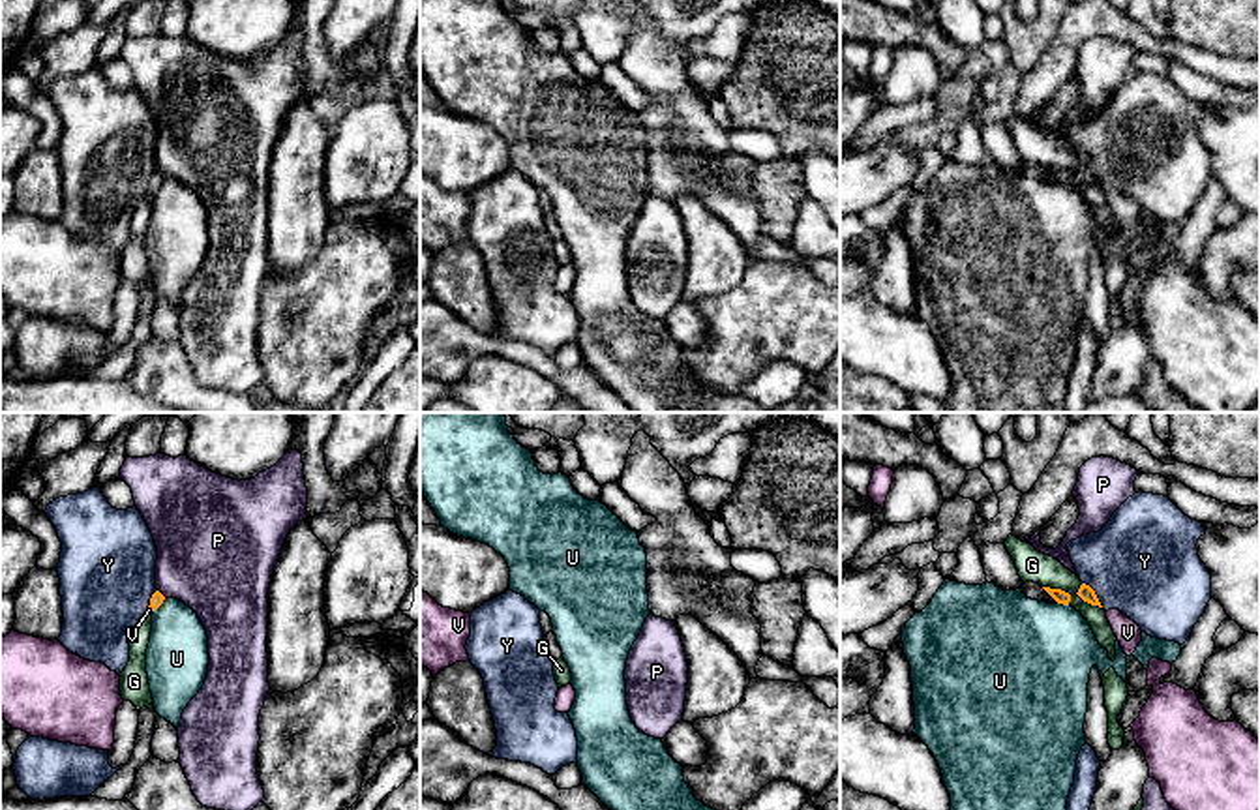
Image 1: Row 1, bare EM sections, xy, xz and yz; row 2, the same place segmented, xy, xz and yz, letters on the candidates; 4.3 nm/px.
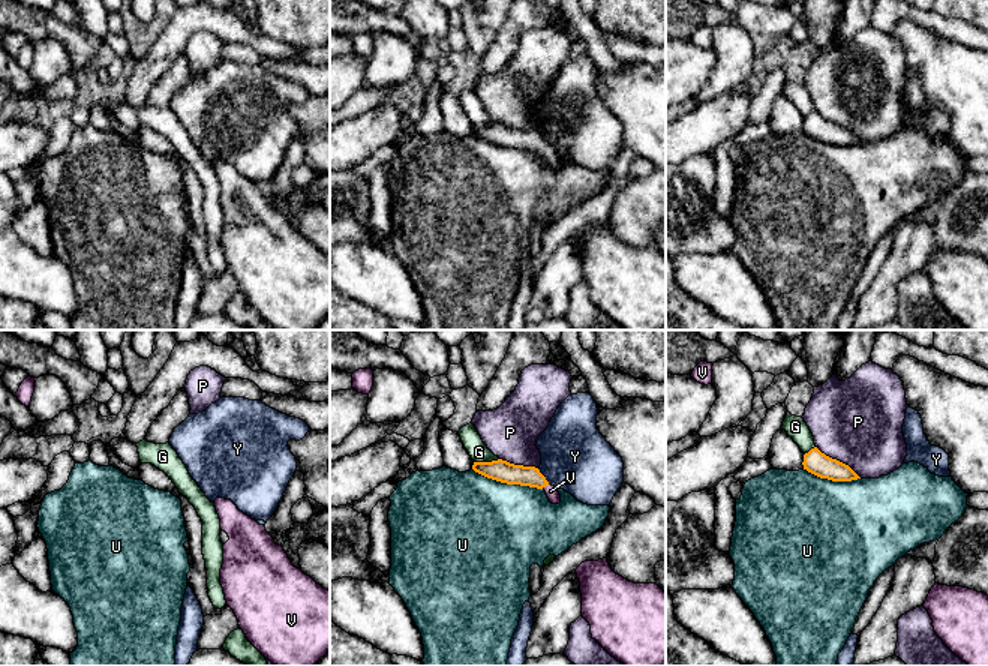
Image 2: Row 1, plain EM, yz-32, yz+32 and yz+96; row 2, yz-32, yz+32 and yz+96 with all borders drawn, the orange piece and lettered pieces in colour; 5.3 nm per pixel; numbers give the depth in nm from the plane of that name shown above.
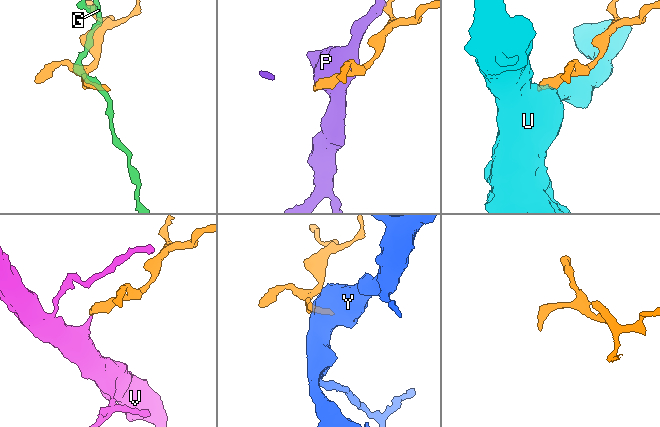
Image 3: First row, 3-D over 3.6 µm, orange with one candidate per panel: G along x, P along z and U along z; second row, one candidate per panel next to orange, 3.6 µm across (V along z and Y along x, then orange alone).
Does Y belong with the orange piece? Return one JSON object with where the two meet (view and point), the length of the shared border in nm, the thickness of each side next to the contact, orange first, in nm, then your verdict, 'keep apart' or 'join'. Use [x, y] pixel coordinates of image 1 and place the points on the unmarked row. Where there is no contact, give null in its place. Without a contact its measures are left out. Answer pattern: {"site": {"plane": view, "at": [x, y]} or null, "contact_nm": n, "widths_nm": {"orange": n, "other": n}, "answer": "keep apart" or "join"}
{"site": {"plane": "yz", "at": [1094, 173]}, "contact_nm": 140, "widths_nm": {"orange": 70, "other": 460}, "answer": "keep apart"}

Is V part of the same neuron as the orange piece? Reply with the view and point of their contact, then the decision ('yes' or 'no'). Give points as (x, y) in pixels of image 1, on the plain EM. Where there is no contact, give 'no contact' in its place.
xy (150, 190) | yes

